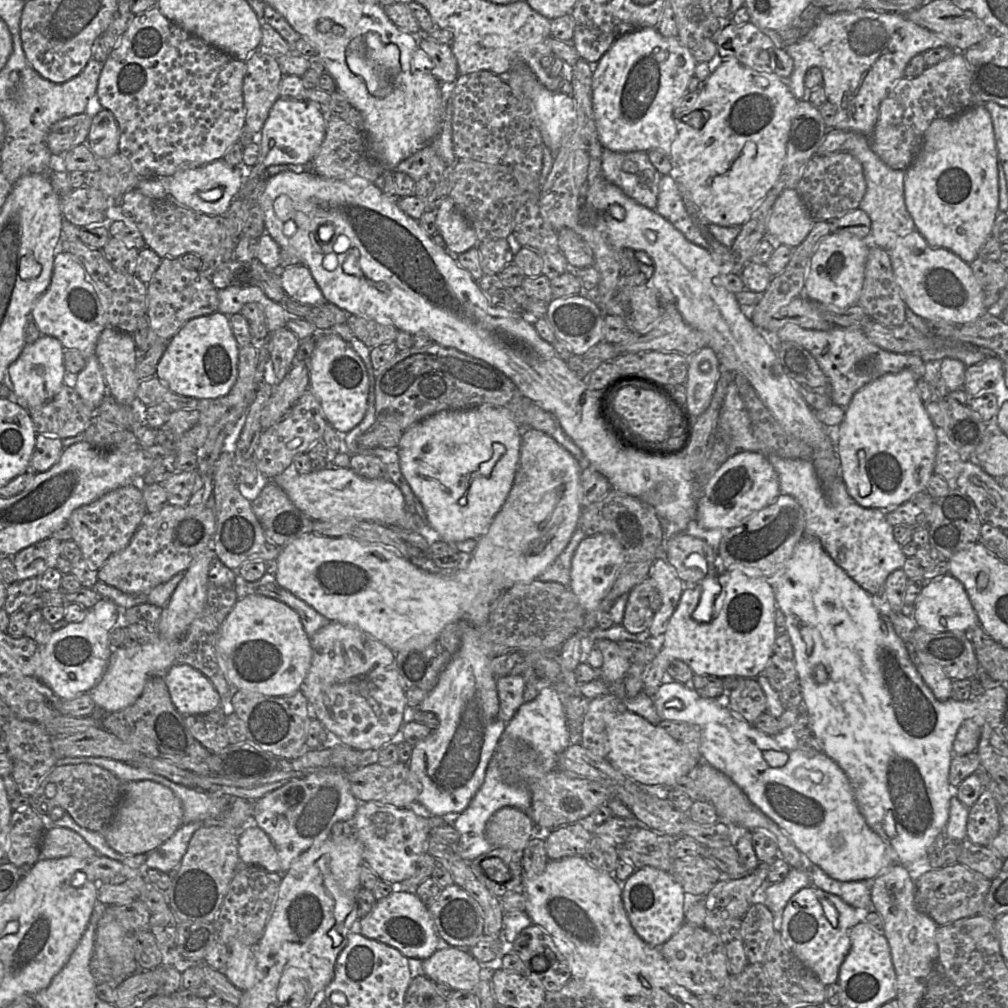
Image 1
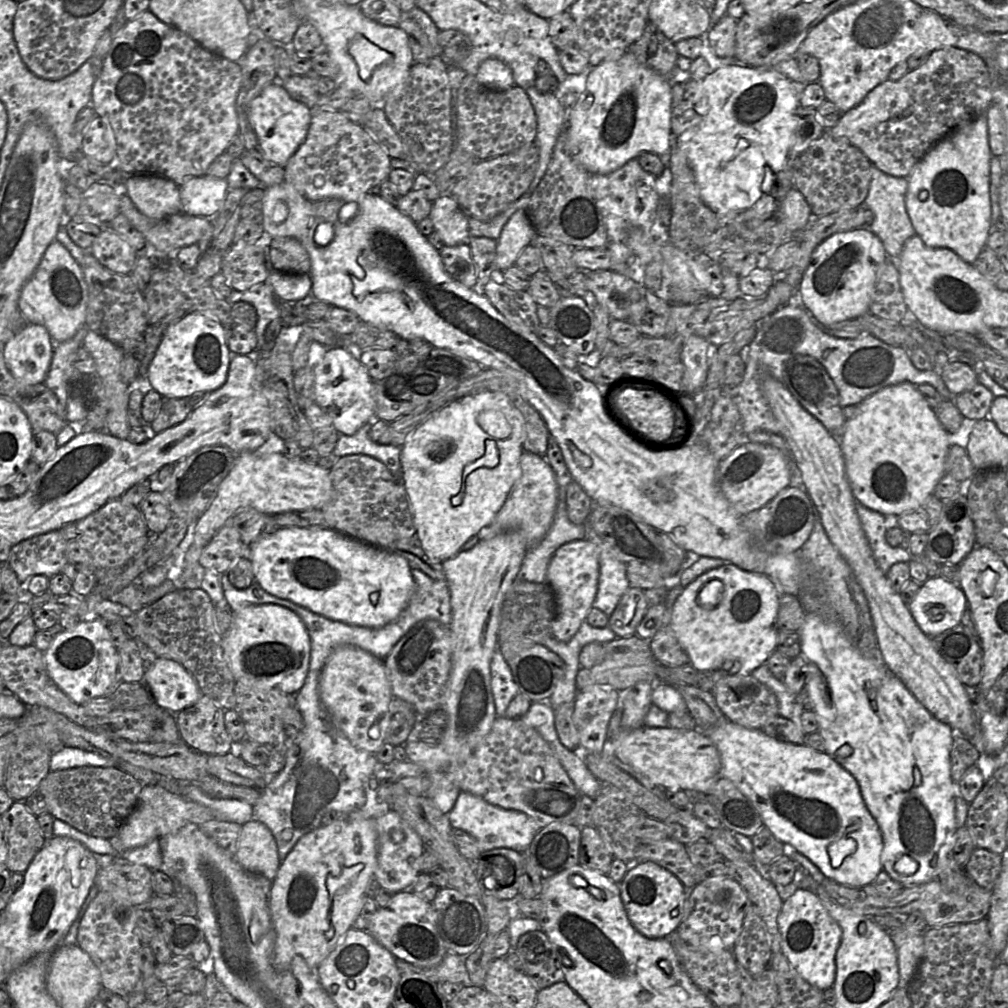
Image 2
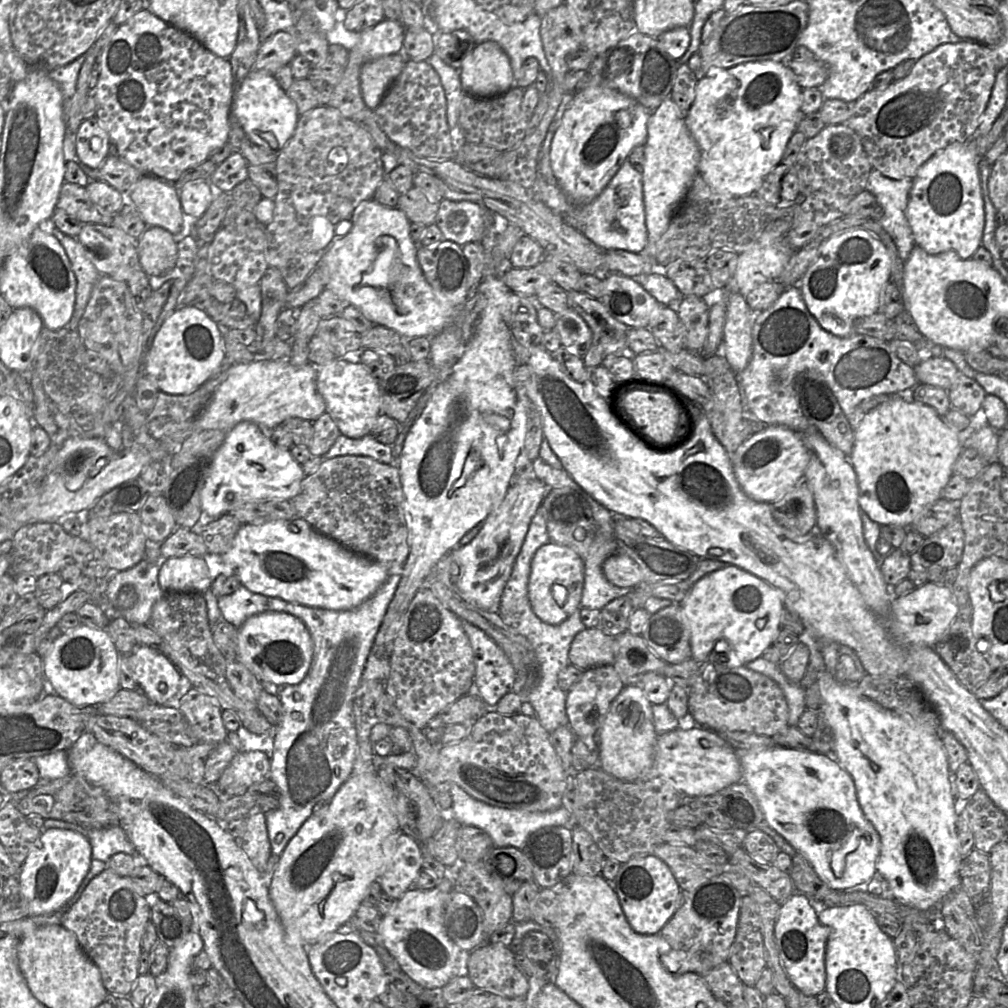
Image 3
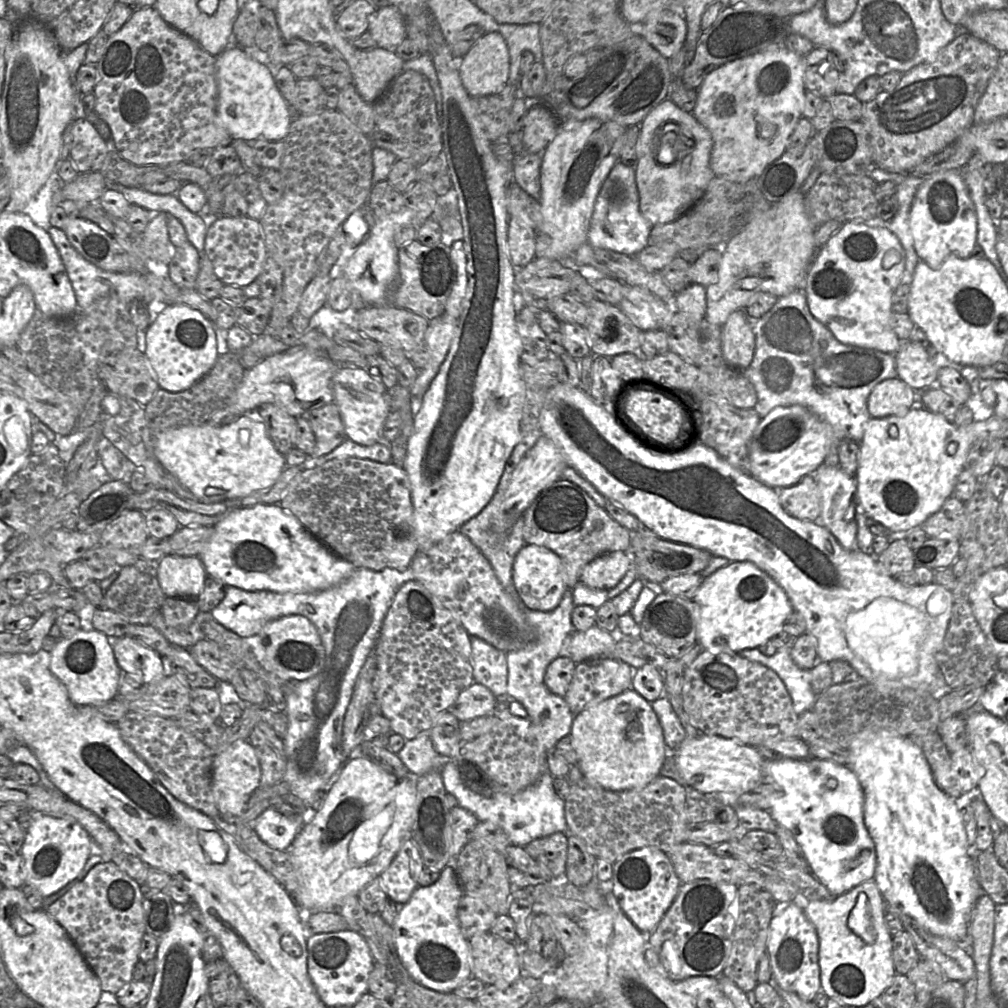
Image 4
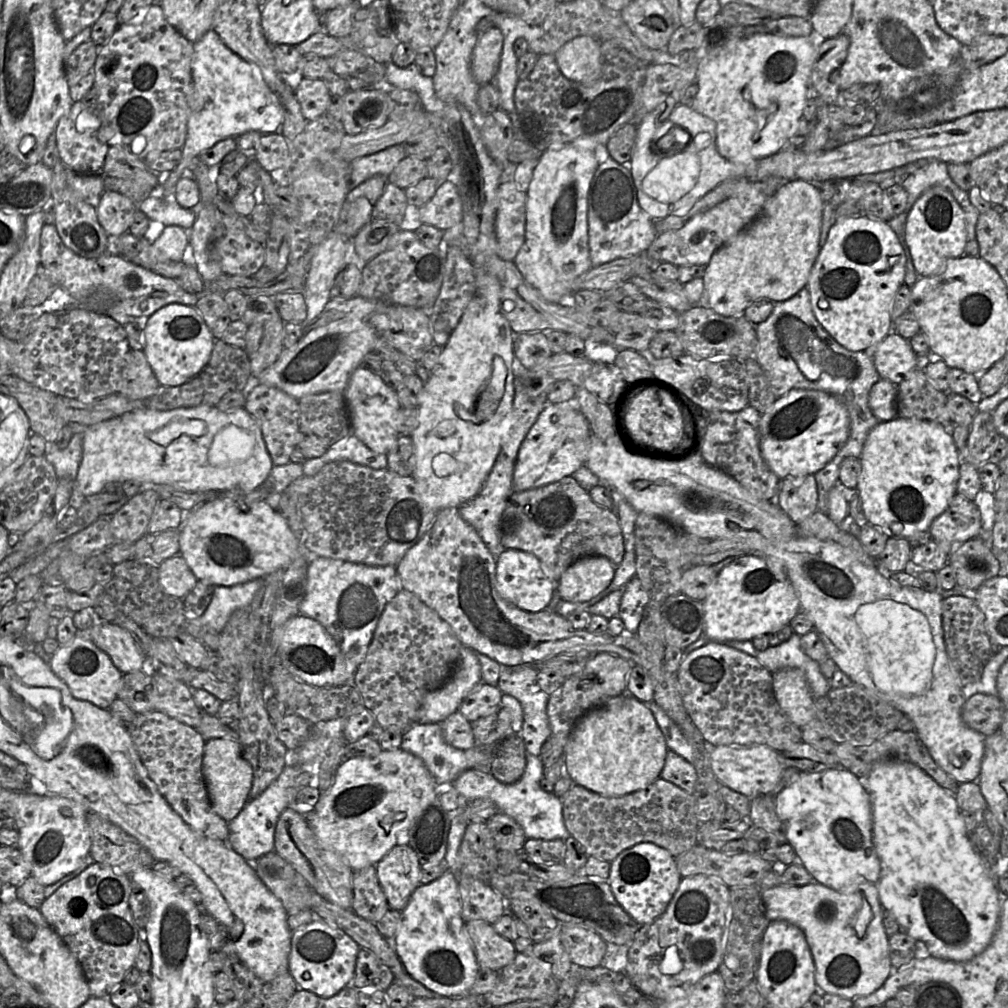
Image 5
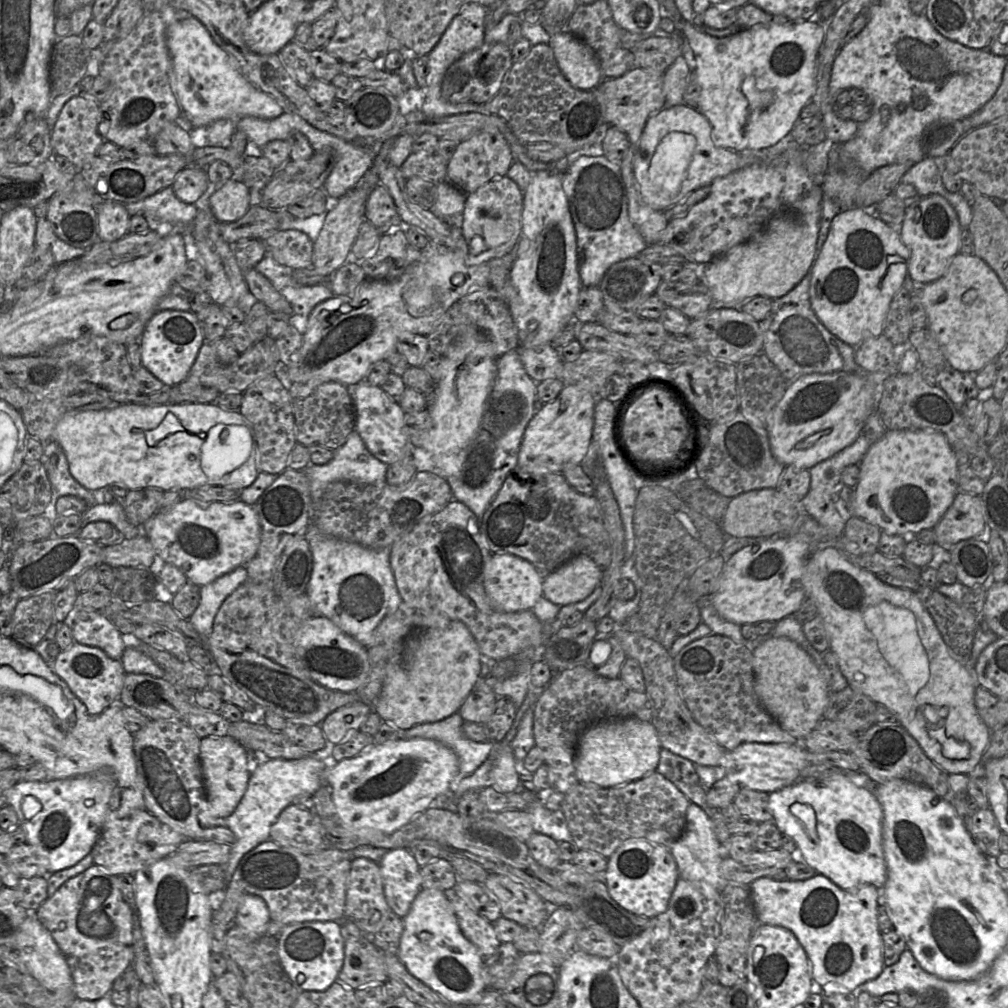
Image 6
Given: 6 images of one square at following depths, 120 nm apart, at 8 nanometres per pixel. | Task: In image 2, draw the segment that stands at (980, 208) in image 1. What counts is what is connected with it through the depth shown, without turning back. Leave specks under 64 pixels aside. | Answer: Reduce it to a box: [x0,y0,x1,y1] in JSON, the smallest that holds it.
[905,115,992,264]

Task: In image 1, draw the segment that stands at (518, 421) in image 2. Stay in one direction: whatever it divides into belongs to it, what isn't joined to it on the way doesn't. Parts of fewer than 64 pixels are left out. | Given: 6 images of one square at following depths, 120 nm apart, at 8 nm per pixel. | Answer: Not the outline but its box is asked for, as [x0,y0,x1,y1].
[397,404,522,544]

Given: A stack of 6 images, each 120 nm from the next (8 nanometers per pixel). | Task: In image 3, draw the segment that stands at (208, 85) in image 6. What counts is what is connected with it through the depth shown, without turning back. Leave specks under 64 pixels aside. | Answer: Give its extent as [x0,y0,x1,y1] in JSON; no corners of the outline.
[231,69,299,152]

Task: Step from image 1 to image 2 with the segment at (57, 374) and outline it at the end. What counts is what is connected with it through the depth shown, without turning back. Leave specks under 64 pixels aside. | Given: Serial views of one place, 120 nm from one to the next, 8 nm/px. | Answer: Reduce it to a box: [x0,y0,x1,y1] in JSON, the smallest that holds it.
[3,323,53,384]

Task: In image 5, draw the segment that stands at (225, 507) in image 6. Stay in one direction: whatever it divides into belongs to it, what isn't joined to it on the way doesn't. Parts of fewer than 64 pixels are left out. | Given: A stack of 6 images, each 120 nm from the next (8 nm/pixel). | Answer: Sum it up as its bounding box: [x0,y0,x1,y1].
[179,497,313,586]

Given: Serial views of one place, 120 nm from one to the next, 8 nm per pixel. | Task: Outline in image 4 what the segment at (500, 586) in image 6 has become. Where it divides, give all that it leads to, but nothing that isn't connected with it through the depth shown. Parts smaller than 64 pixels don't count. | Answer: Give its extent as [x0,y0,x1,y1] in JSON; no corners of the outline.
[512,545,567,611]

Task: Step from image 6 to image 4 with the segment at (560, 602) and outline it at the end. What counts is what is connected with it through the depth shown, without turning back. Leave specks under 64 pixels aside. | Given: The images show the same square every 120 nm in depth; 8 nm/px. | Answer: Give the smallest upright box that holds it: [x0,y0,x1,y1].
[580,552,630,590]

